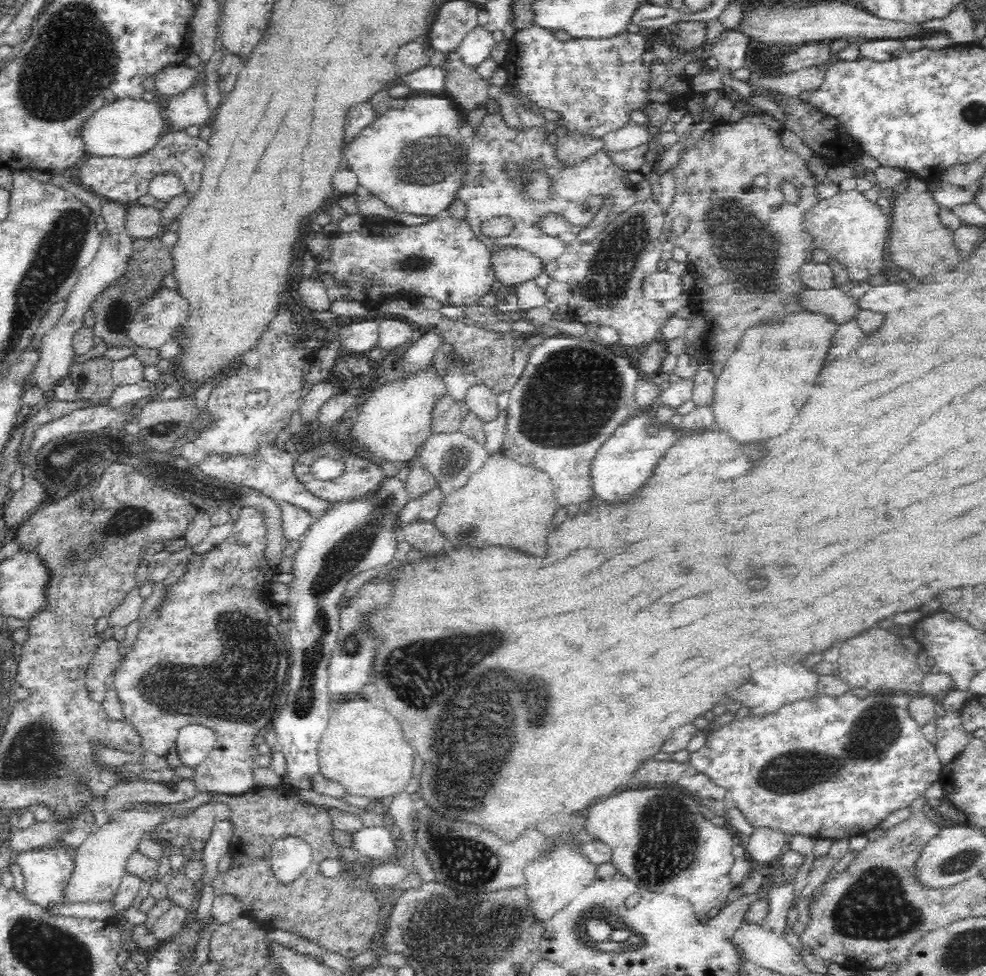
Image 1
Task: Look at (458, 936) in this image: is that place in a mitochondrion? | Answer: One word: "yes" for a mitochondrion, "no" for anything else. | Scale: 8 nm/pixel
yes

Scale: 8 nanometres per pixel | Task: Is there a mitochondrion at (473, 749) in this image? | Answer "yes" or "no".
yes

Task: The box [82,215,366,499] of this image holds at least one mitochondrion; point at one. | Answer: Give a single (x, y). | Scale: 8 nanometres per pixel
(119, 314)

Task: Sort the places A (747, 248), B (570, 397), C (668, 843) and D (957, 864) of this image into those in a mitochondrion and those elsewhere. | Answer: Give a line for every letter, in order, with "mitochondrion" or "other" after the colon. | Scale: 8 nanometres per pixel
A: mitochondrion
B: mitochondrion
C: mitochondrion
D: mitochondrion

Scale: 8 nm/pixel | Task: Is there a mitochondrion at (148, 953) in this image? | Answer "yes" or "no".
no

